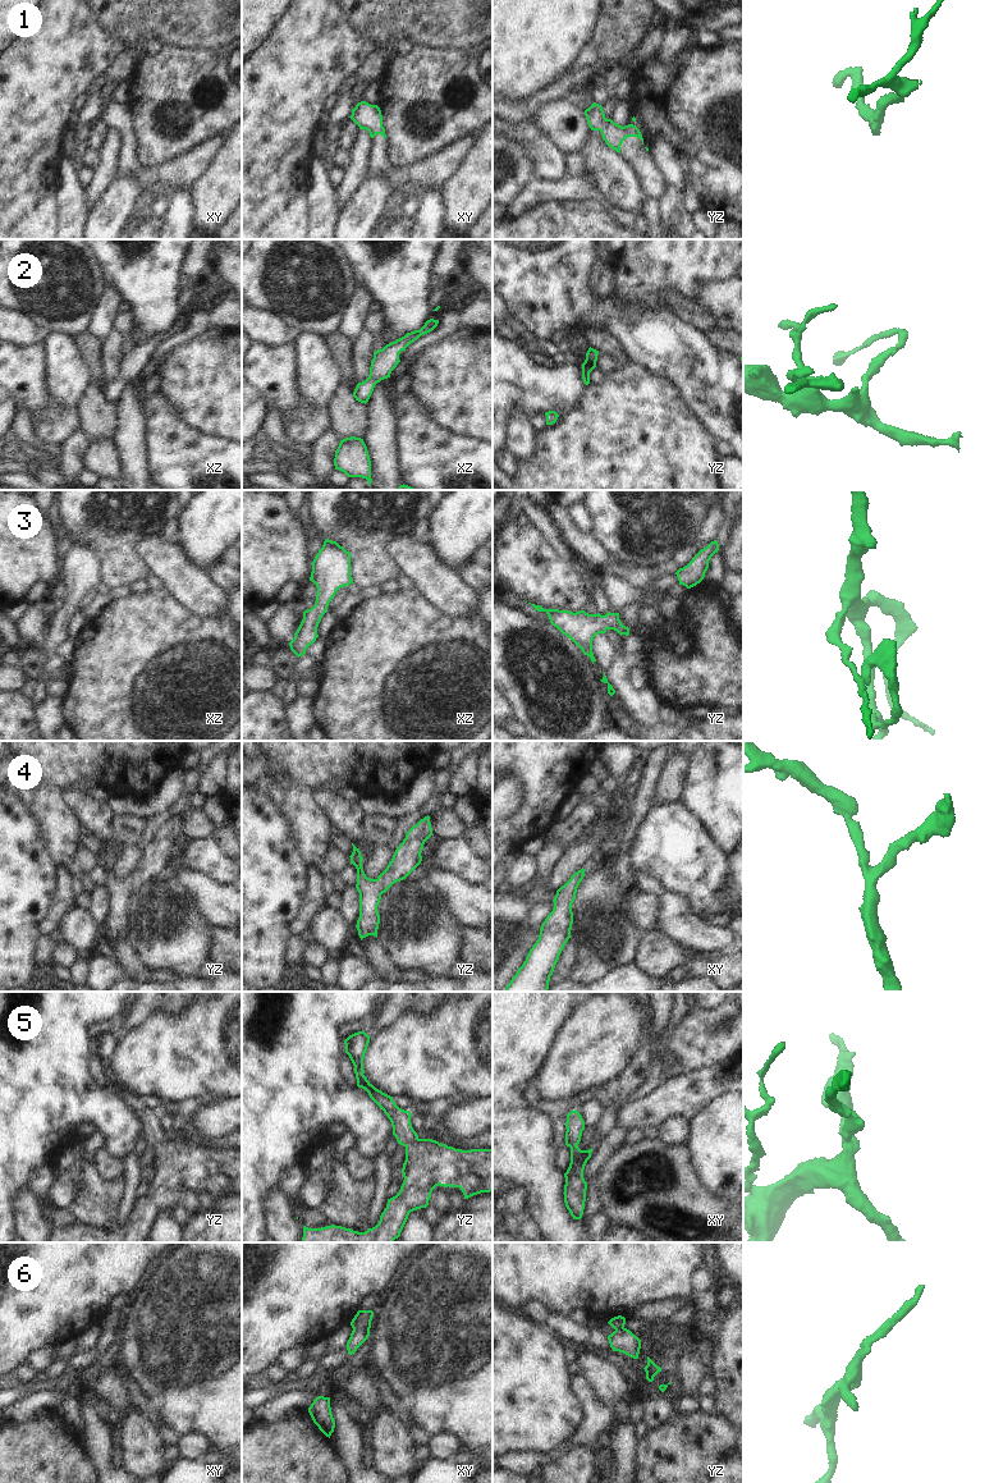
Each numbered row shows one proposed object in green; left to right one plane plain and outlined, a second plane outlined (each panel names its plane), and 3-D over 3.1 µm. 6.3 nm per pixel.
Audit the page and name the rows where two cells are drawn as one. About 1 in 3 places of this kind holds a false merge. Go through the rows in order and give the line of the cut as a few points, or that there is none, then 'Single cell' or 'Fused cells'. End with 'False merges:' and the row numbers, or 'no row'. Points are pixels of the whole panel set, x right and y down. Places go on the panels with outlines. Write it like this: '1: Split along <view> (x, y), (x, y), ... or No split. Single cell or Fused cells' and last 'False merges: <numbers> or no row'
1: No split. Single cell
2: No split. Single cell
3: No split. Single cell
4: No split. Single cell
5: No split. Single cell
6: No split. Single cell
False merges: no row

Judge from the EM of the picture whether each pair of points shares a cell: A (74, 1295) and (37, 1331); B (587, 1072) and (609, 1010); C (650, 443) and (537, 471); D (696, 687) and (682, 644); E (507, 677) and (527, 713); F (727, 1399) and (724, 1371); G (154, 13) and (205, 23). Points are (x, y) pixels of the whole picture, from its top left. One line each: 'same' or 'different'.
A: same
B: same
C: same
D: different
E: same
F: same
G: same

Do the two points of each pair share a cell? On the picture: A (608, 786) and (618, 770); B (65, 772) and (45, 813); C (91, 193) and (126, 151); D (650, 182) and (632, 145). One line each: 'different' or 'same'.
A: different
B: same
C: different
D: same

